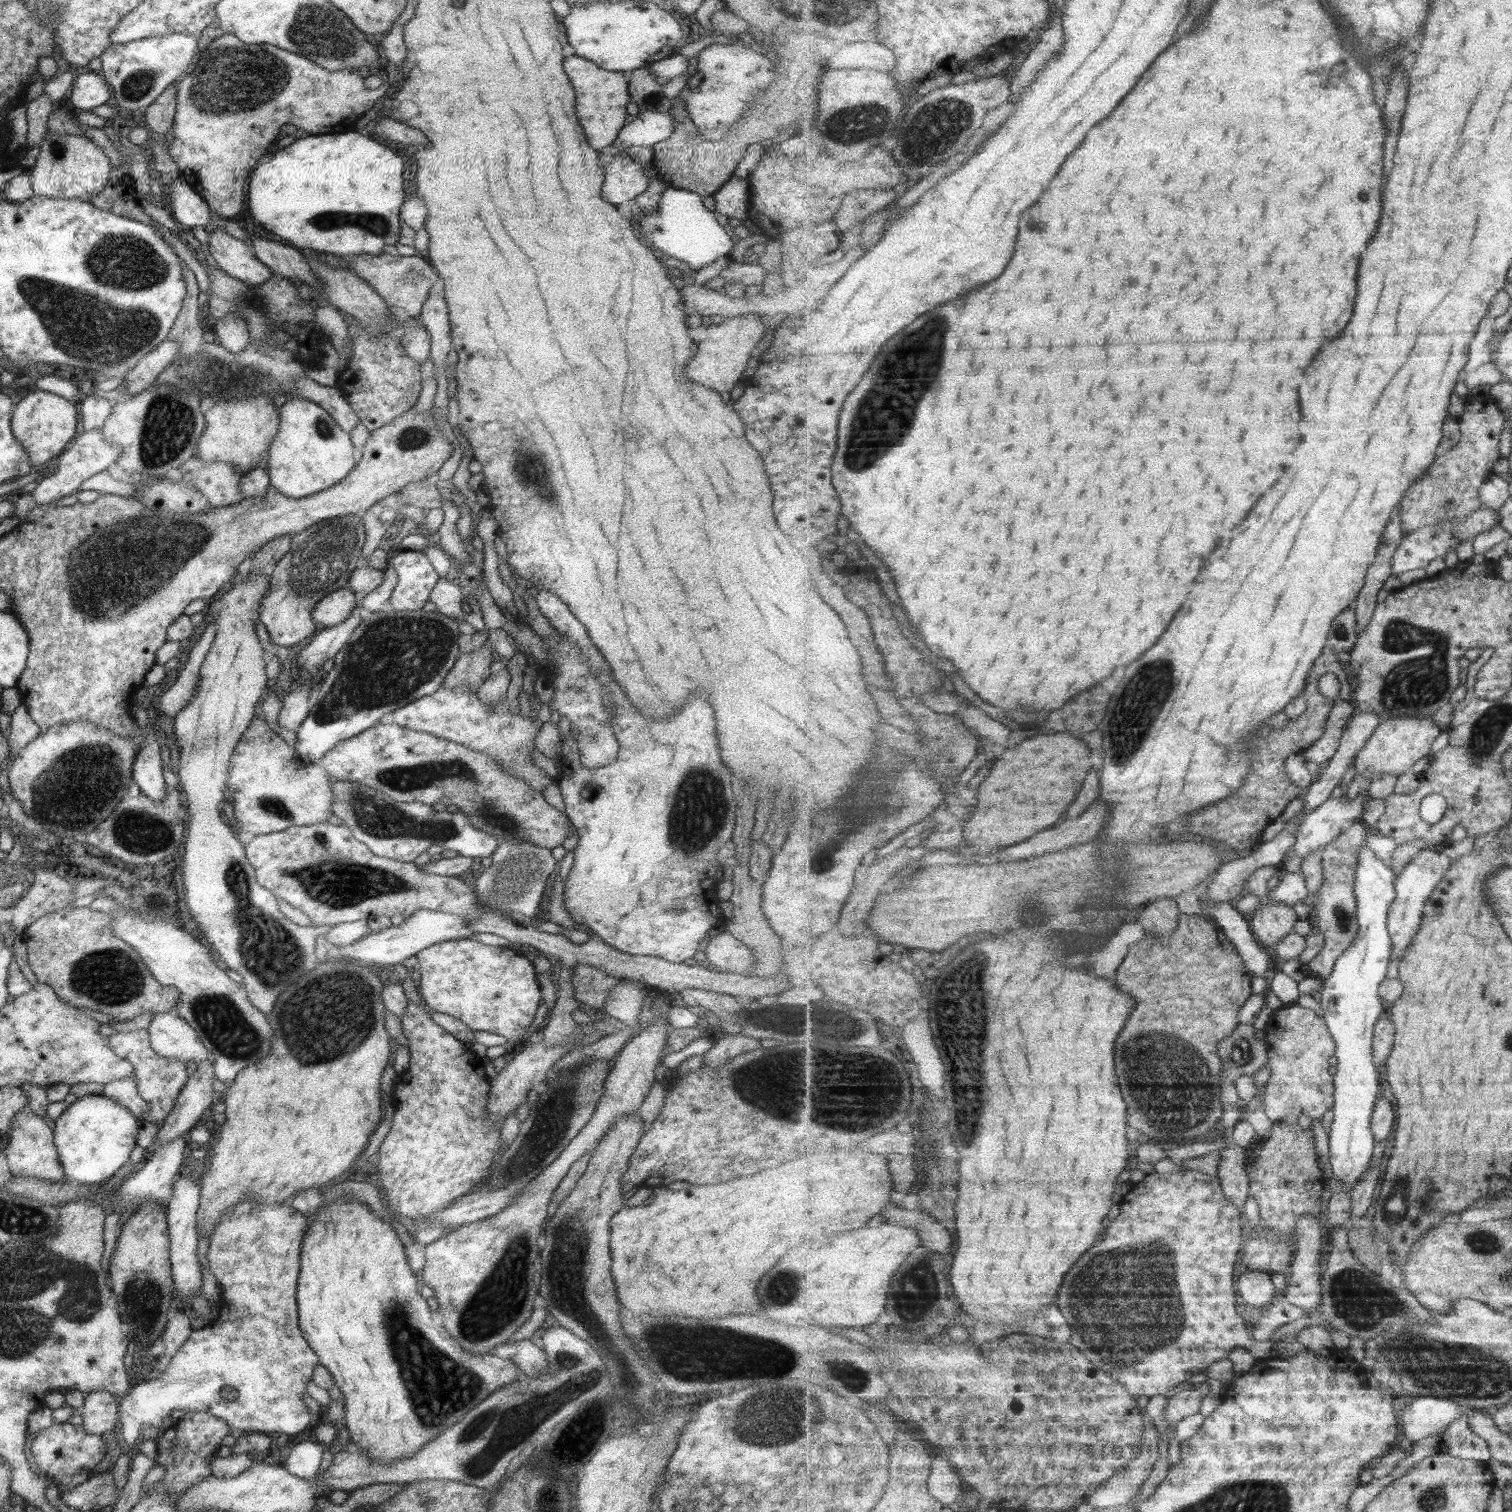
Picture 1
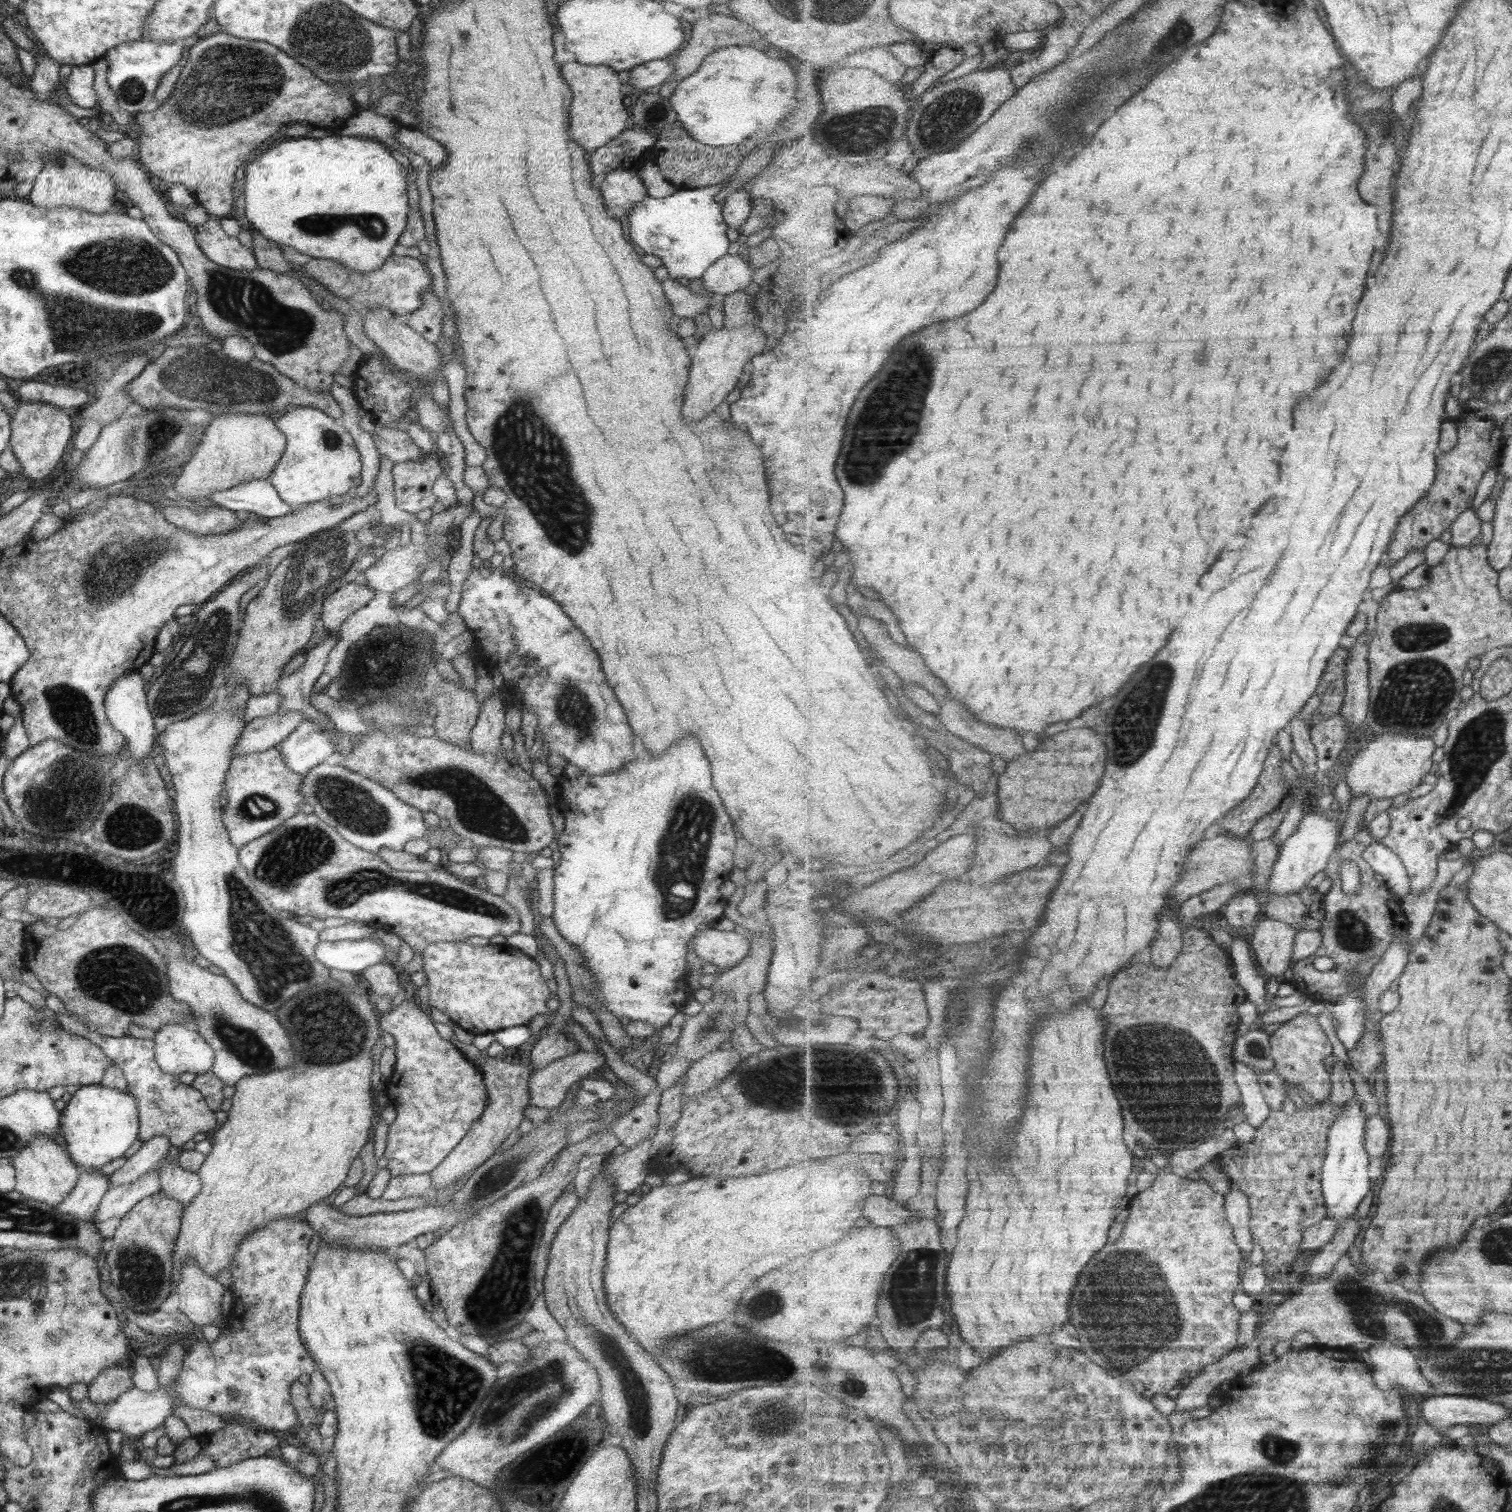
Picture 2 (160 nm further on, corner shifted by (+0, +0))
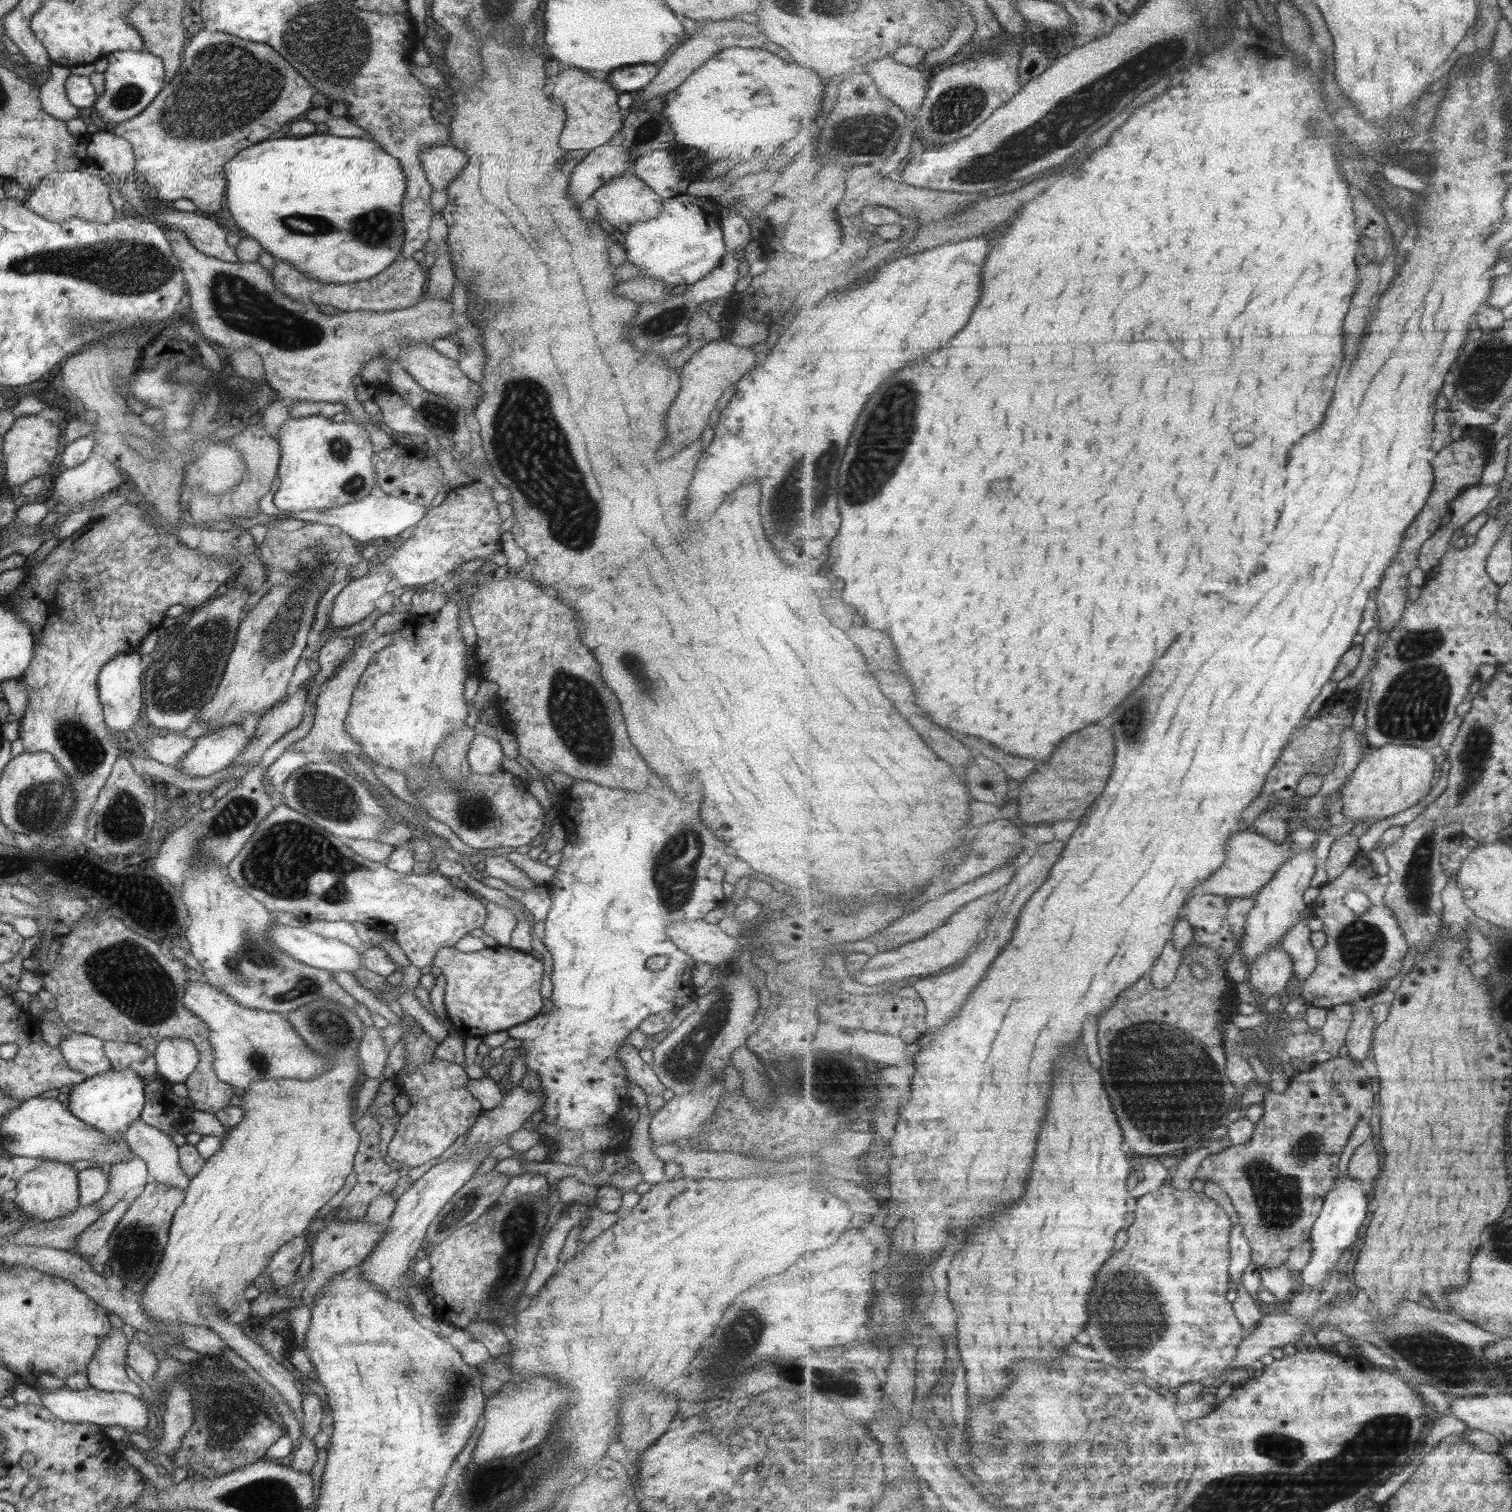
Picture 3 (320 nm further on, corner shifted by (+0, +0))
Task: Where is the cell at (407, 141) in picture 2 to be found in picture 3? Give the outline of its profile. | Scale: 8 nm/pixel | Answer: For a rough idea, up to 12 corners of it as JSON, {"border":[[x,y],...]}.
{"border":[[451,144],[418,159],[432,190],[446,190],[468,161]]}

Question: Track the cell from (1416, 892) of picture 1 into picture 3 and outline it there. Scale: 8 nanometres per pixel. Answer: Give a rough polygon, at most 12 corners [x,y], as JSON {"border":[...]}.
{"border":[[1371,994],[1354,1000],[1355,1018],[1346,1038],[1356,1062],[1372,1051],[1377,1028]]}

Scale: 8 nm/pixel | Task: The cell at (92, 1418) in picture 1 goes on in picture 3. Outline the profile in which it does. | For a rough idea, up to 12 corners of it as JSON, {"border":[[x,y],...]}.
{"border":[[112,1328],[87,1363],[89,1387],[141,1398],[125,1375],[127,1340]]}

